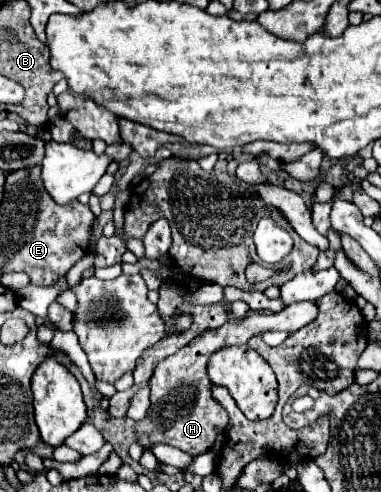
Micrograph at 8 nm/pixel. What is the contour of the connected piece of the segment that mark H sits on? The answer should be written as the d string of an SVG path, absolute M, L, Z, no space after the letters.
M296 302L286 306L278 314L250 312L242 320L232 320L216 330L208 330L206 334L200 334L188 346L184 346L170 358L158 362L150 378L150 414L146 414L146 418L138 420L134 426L136 442L144 450L150 450L154 444L170 444L184 452L210 450L216 436L222 434L222 430L230 420L226 410L212 396L212 382L208 380L208 374L206 374L210 356L226 346L242 346L252 336L262 334L266 330L296 332L308 322L312 322L316 314L318 314L318 308L314 302Z

